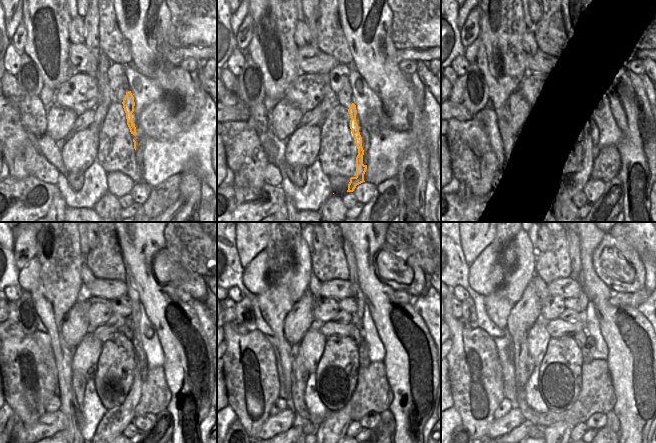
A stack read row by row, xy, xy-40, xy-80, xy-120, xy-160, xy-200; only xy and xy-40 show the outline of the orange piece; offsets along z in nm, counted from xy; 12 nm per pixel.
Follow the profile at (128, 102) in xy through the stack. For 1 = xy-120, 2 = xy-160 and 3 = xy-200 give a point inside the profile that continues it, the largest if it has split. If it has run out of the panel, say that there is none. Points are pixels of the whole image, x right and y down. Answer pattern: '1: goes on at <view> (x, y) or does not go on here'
1: goes on at xy-120 (113, 423)
2: goes on at xy-160 (336, 424)
3: goes on at xy-200 (558, 425)

